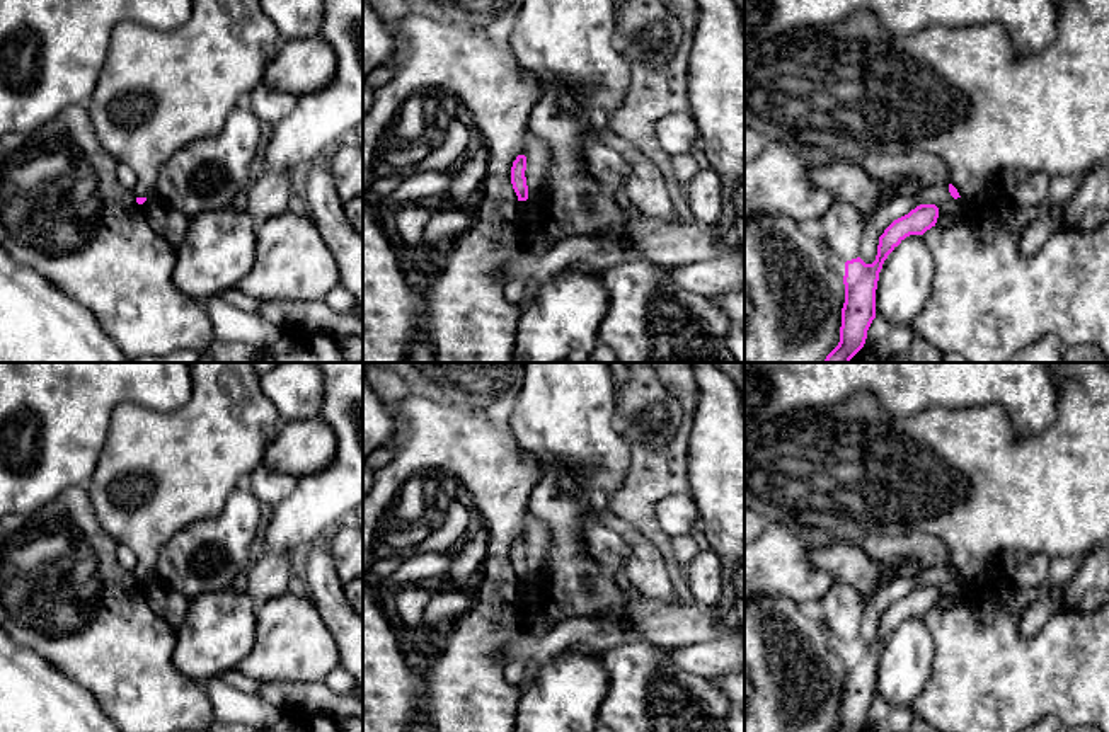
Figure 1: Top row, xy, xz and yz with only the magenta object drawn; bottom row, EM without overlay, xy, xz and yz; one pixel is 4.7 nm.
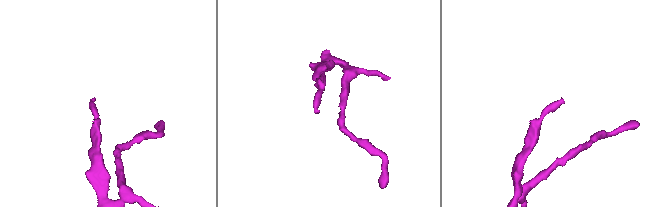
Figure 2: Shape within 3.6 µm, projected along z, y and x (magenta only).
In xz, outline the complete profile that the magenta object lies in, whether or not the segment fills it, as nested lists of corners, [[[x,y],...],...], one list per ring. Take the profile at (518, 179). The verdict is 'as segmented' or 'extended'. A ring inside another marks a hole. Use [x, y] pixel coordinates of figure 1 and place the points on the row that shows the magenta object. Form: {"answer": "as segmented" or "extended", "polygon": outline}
{"answer": "extended", "polygon": [[[518,155],[511,167],[511,184],[518,196],[516,214],[521,221],[530,221],[537,216],[537,211],[528,201],[528,186],[526,186],[525,170],[526,170],[526,157]]]}

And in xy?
{"answer": "extended", "polygon": [[[192,0],[191,19],[169,32],[129,20],[114,27],[106,63],[85,106],[99,143],[118,163],[136,174],[133,194],[138,204],[157,192],[158,170],[177,150],[225,128],[228,116],[262,83],[264,70],[279,44],[279,31],[259,0]]]}

